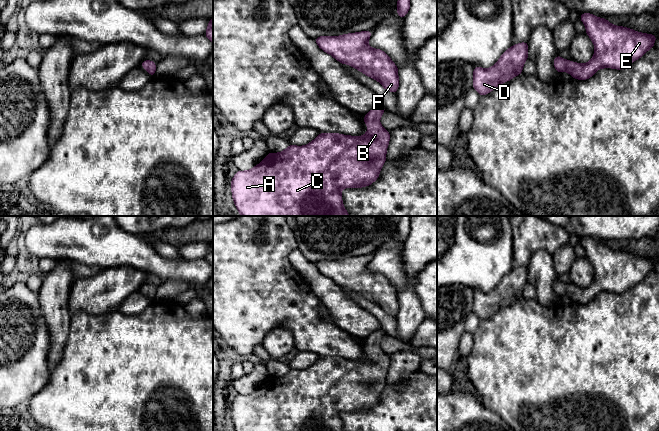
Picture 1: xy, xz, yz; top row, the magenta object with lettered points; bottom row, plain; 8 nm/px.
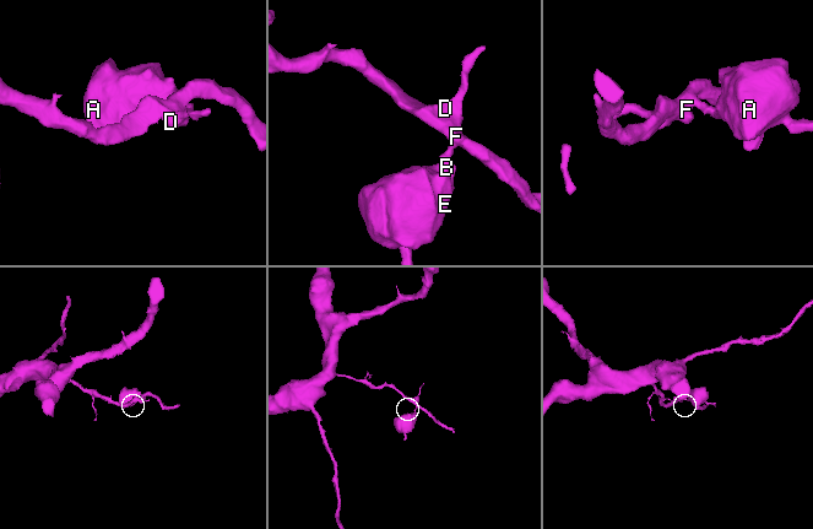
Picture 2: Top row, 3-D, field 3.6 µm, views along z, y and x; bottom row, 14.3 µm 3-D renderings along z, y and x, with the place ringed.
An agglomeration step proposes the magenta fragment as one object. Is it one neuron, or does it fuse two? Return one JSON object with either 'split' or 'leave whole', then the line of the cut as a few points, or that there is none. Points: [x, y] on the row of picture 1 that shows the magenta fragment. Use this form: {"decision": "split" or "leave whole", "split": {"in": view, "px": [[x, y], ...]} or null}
{"decision": "leave whole", "split": null}

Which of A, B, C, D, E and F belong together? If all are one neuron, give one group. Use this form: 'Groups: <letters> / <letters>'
Groups: A B C D E F

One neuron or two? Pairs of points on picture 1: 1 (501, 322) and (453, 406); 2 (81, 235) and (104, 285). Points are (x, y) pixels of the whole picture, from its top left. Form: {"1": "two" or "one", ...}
{"1": "two", "2": "two"}

